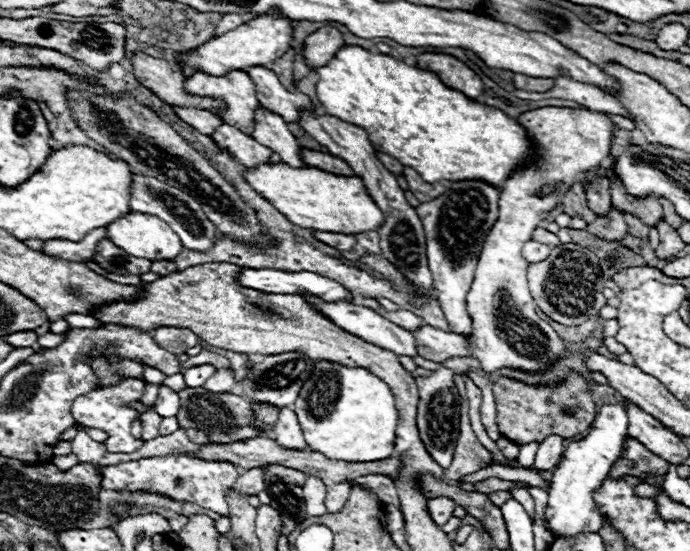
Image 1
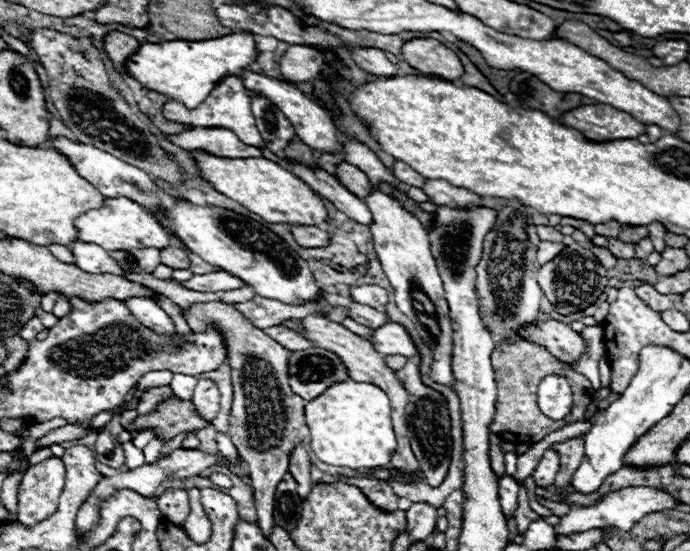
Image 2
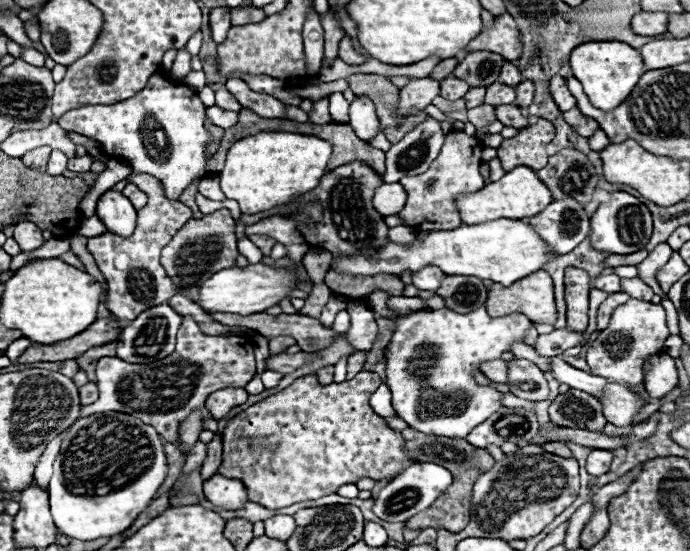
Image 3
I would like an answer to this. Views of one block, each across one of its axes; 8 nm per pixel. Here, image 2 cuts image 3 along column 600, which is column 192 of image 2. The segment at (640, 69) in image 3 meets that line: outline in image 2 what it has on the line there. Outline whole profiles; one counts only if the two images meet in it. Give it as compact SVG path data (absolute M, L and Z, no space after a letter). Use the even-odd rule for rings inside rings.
M250 32L228 34L222 38L200 40L200 42L190 42L190 40L172 40L162 44L144 42L126 60L126 72L142 88L156 90L168 100L178 100L188 110L194 110L206 100L208 92L212 92L214 86L226 74L238 74L242 68L252 64L256 56L258 50Z

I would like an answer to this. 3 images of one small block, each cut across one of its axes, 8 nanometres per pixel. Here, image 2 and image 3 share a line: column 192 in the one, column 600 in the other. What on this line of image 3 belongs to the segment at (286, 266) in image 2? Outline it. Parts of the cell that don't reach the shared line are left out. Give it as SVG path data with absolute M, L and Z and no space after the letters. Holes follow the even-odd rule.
M612 192L610 202L600 204L592 216L590 244L598 252L638 252L644 248L652 234L652 216L648 208L626 192Z

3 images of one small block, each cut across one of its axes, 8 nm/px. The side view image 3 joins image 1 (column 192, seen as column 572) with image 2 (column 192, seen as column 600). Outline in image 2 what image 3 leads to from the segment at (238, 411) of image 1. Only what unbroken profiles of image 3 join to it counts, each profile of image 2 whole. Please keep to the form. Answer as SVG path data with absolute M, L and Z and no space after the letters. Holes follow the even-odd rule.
M172 396L156 412L152 412L148 416L138 416L126 430L142 432L146 428L158 428L158 430L154 430L156 436L160 436L164 440L172 440L176 434L194 432L204 426L208 426L206 420L198 420L198 416L194 416L194 406L190 402L182 402L176 396Z

